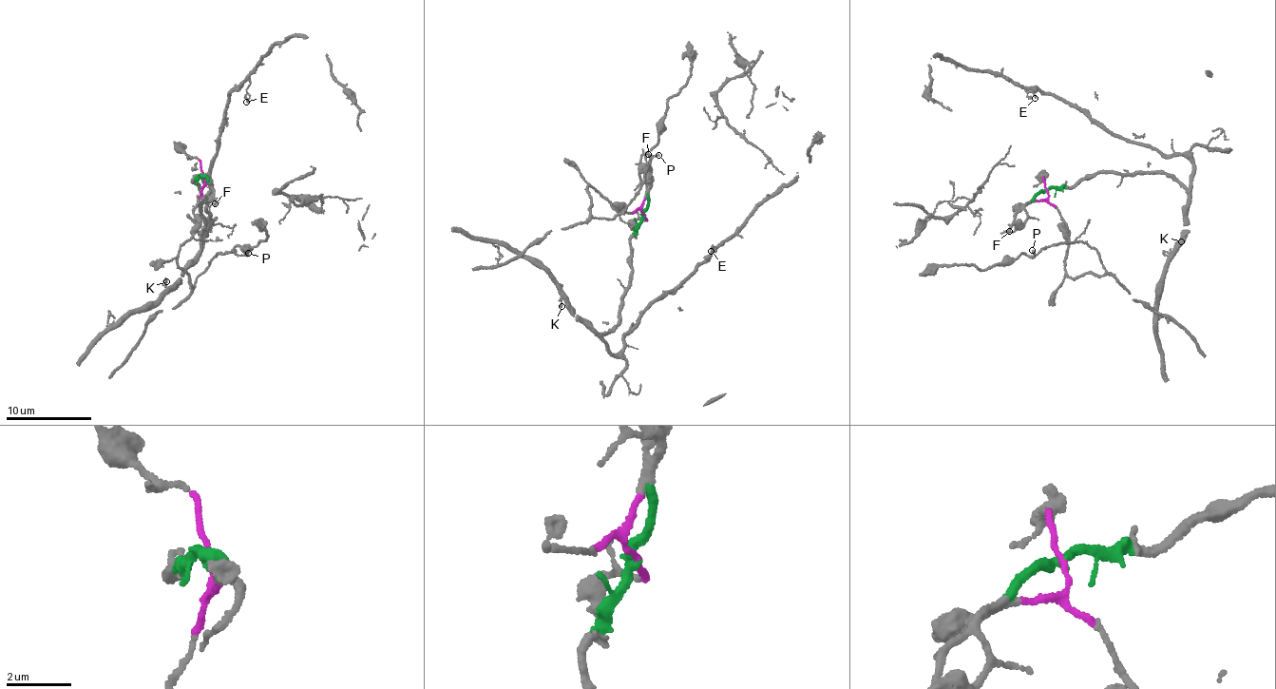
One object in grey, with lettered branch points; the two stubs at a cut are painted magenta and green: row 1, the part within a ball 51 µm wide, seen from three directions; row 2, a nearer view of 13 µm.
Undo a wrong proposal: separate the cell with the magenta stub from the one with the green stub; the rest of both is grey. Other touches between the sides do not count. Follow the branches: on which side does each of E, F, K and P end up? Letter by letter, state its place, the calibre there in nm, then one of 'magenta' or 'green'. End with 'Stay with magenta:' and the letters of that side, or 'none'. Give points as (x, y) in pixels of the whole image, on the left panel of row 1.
E: (246, 102) | 120 nm | green
F: (215, 203) | 240 nm | green
K: (166, 281) | 170 nm | green
P: (248, 253) | 130 nm | magenta
Stay with magenta: P

